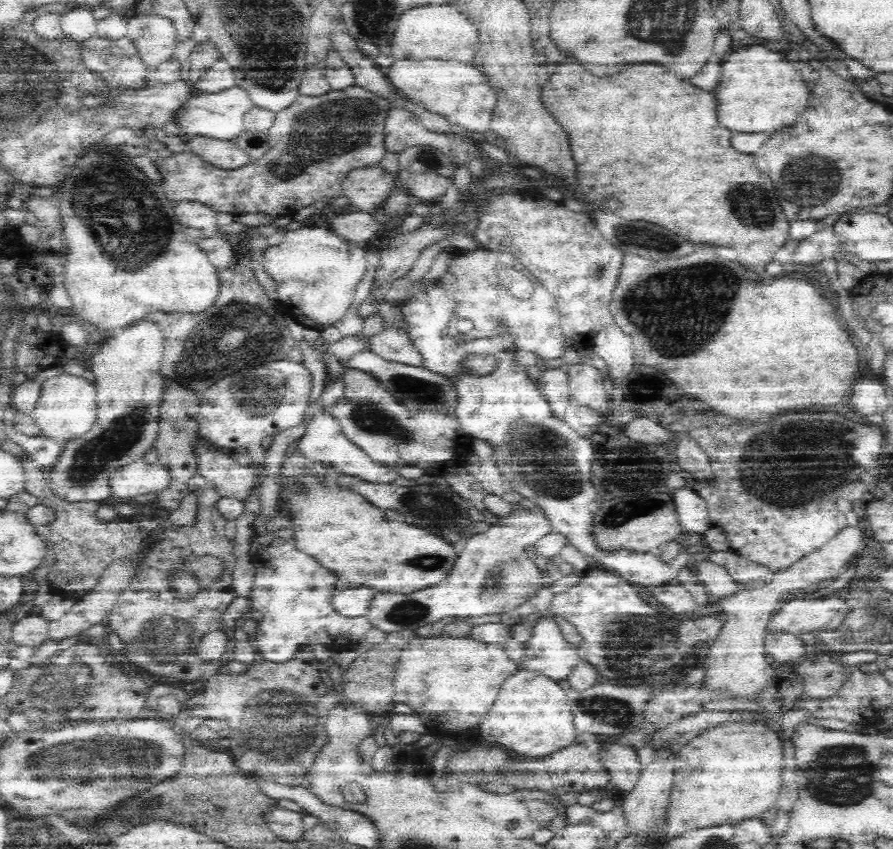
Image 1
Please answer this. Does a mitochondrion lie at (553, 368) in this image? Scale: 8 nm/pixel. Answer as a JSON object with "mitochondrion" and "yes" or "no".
{"mitochondrion":"no"}

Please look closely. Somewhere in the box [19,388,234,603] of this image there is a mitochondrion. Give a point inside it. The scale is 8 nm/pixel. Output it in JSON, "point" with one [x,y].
{"point":[86,465]}

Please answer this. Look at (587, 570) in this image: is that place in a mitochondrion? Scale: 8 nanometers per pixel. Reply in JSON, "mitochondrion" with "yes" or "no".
{"mitochondrion":"no"}

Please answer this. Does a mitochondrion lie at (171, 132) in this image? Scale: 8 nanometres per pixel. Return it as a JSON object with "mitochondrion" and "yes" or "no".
{"mitochondrion":"no"}

